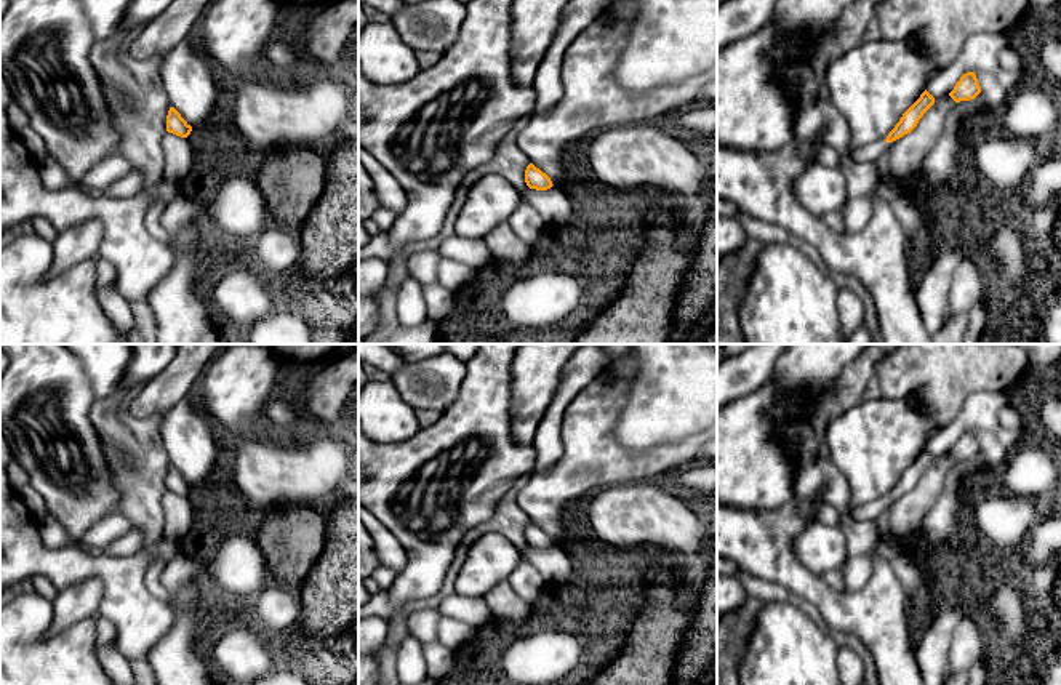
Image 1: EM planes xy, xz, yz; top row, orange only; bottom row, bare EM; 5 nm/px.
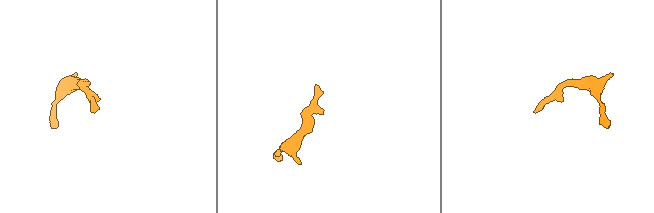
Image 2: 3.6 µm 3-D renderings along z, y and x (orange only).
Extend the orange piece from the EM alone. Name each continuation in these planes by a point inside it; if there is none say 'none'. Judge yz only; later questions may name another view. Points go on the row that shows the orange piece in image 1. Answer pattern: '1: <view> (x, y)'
none

